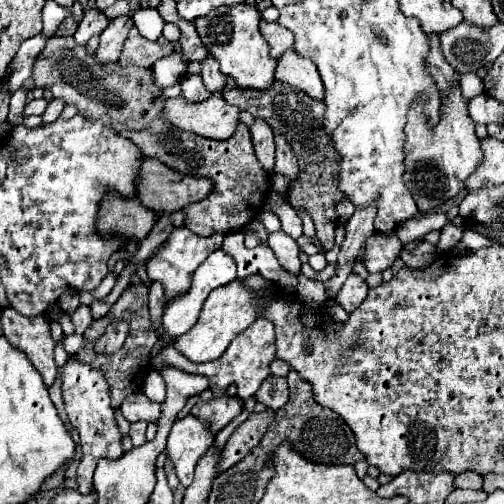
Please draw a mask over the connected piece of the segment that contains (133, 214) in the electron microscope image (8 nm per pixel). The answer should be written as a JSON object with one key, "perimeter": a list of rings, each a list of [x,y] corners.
{"perimeter":[[[108,194],[104,204],[100,206],[100,216],[96,228],[102,234],[120,234],[126,240],[136,238],[142,240],[154,226],[154,212],[144,208],[142,202],[136,200],[120,200],[118,194]]]}

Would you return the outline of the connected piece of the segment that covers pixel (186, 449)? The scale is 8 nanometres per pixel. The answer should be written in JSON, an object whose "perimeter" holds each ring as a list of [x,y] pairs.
{"perimeter":[[[186,416],[172,424],[166,442],[168,460],[174,466],[174,472],[182,486],[192,484],[194,466],[198,458],[214,444],[214,434],[194,416]]]}

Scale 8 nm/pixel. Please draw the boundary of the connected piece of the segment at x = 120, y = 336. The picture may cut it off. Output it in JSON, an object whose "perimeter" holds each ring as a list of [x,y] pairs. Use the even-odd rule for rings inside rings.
{"perimeter":[[[112,322],[106,332],[96,342],[96,352],[100,354],[113,354],[122,348],[128,335],[128,324],[126,322]]]}

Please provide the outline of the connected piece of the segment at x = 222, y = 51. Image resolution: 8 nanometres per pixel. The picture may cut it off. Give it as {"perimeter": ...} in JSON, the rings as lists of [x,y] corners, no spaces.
{"perimeter":[[[242,2],[234,4],[232,8],[214,8],[208,16],[200,16],[200,20],[194,22],[202,44],[220,62],[220,70],[236,80],[238,88],[264,90],[274,82],[276,60],[268,54],[268,42],[260,32],[260,20],[260,10],[254,4]]]}

